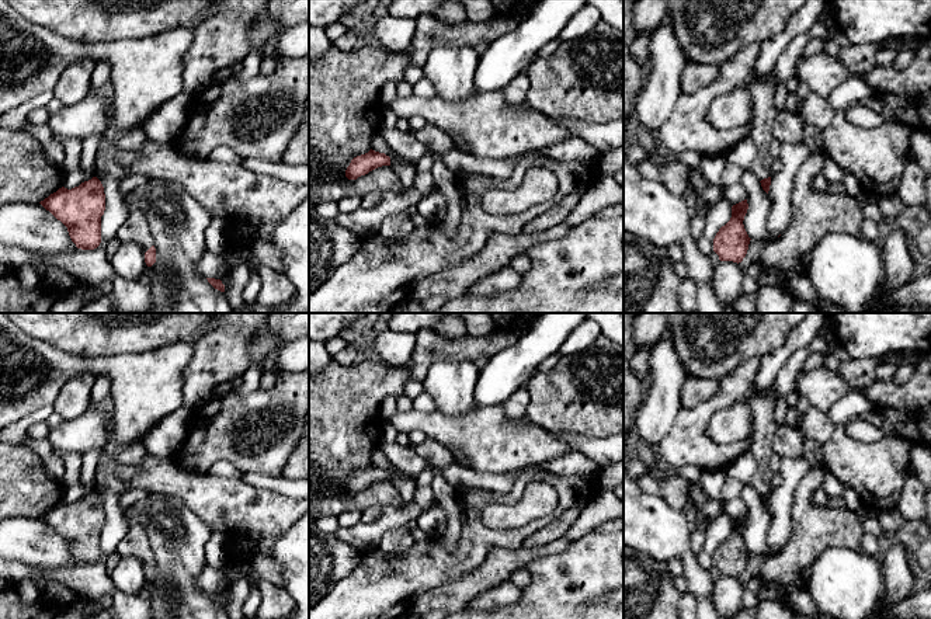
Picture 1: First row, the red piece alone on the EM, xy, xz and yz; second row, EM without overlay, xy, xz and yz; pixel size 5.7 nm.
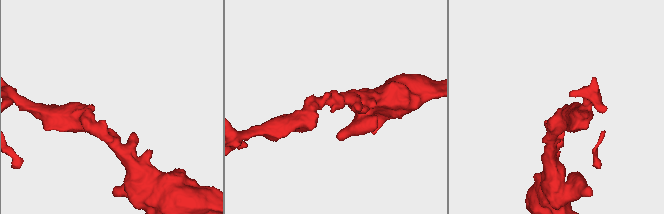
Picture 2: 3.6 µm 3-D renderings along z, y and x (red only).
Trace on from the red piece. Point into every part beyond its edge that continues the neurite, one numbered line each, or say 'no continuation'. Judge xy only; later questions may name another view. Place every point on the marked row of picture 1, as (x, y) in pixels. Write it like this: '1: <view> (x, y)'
1: xy (135, 229)

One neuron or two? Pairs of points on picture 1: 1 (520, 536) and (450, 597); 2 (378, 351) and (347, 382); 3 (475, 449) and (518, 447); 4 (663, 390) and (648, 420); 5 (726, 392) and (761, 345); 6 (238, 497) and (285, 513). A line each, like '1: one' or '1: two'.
1: two
2: two
3: one
4: one
5: two
6: one

